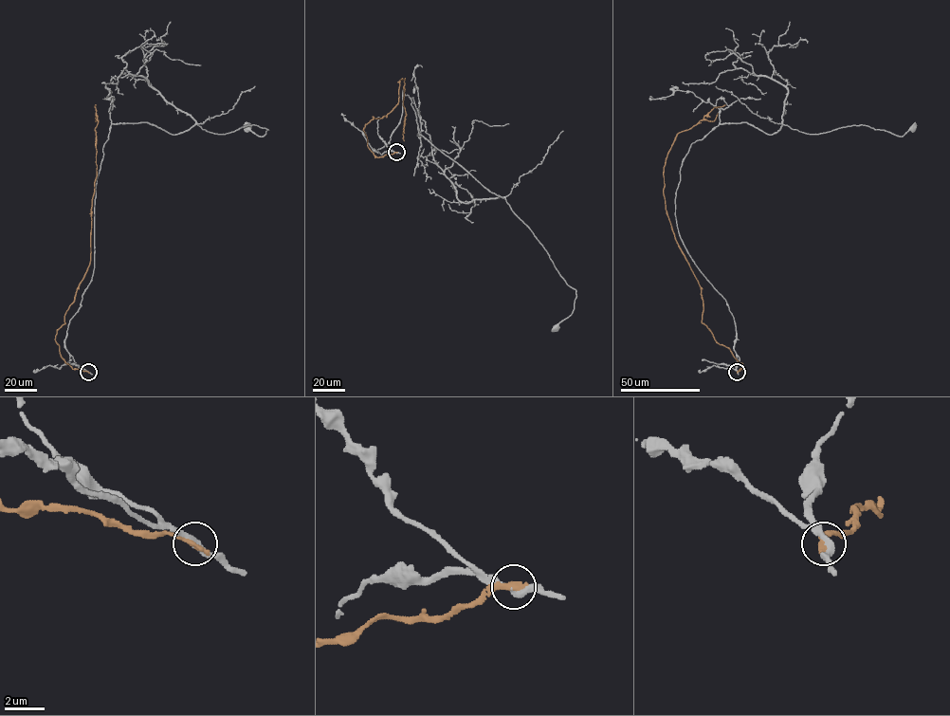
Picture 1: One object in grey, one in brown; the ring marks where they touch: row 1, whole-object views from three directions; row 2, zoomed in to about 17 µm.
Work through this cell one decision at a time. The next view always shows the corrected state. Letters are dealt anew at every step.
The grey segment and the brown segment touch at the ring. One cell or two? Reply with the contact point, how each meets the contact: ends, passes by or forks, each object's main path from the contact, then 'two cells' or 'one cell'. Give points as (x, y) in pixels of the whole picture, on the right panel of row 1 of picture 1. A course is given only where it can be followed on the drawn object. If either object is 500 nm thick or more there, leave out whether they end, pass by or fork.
place (737, 372); grey passes by; brown ends; course grey (737, 372), (733, 316), (677, 226), (690, 145), (719, 124), (772, 134), (782, 124), (809, 134), (913, 127); course brown (737, 372), (741, 364), (702, 322), (701, 287), (675, 239), (663, 192), (665, 161), (676, 135), (725, 104); two cells

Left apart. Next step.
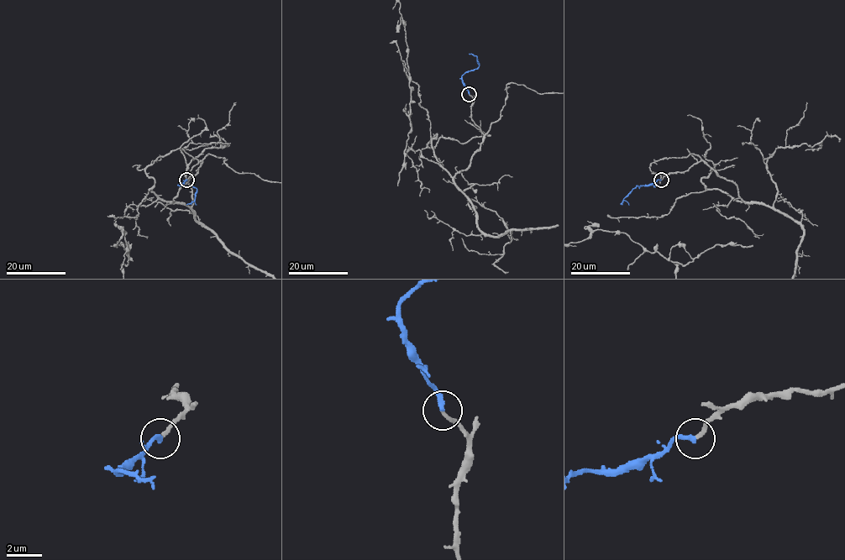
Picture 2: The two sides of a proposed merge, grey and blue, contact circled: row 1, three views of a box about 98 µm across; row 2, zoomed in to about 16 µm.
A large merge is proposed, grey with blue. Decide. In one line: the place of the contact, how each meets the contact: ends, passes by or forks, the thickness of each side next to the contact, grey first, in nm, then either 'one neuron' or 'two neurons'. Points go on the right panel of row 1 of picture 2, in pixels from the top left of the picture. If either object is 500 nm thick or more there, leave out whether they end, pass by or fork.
(661, 180) | grey ends | blue ends | 200/280 nm | one neuron

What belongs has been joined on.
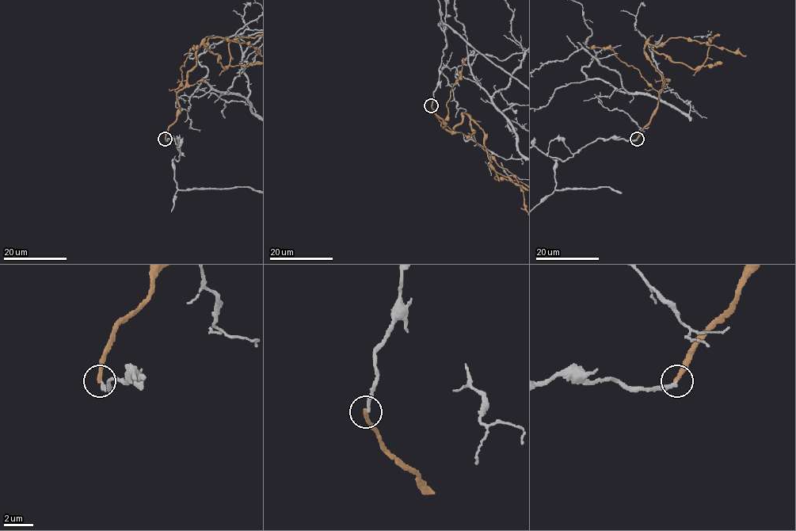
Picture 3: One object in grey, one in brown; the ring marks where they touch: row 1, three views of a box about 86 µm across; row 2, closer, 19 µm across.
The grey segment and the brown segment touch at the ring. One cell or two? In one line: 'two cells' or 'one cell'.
two cells

